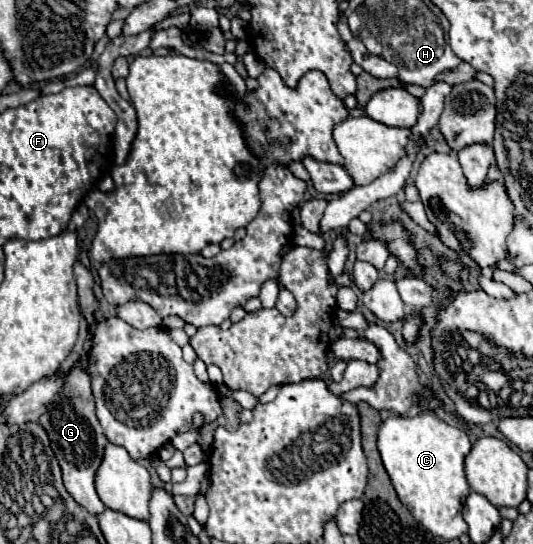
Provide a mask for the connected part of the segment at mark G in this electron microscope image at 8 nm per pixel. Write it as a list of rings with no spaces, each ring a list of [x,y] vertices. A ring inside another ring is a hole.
[[[92,350],[80,356],[74,366],[70,368],[66,382],[62,384],[62,390],[58,392],[56,400],[52,400],[46,408],[46,412],[40,416],[38,424],[46,430],[50,438],[50,446],[58,458],[58,464],[62,468],[62,478],[68,494],[82,506],[86,508],[92,516],[98,516],[104,512],[104,504],[98,498],[94,490],[94,476],[100,468],[104,448],[108,444],[104,430],[96,418],[96,406],[94,406],[94,394],[92,394],[92,376],[88,372],[92,360]]]

